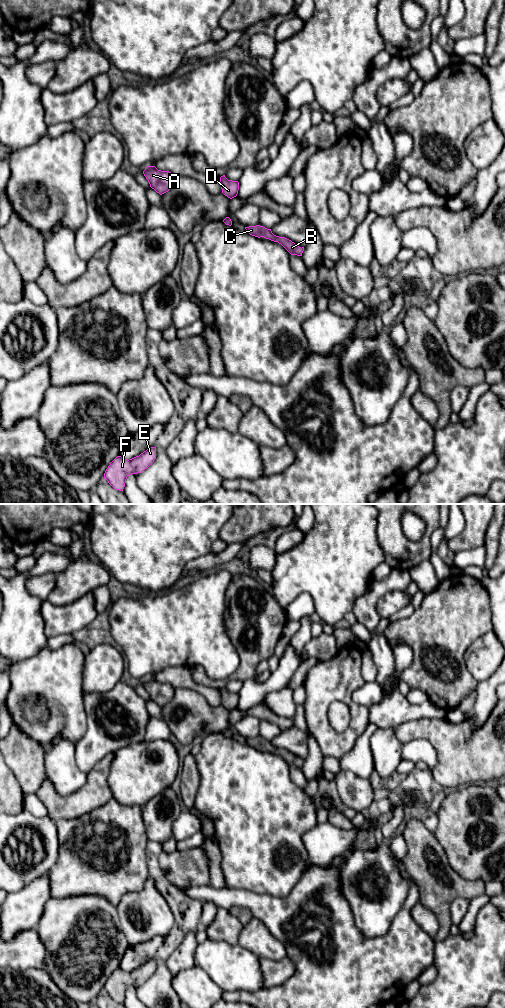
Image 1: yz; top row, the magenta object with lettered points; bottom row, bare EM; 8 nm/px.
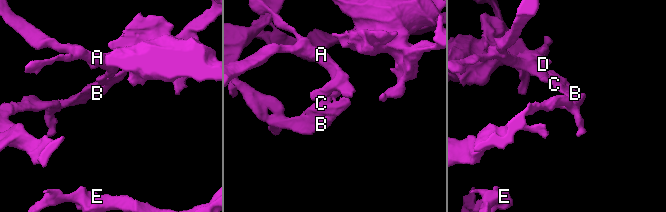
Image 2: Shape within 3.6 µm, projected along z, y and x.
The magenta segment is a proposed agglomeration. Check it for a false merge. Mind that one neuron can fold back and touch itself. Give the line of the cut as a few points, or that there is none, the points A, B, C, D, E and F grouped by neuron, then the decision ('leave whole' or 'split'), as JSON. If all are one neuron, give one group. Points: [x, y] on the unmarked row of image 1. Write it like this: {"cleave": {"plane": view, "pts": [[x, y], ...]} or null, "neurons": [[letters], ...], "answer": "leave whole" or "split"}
{"cleave": null, "neurons": [["A", "B", "C", "D", "E", "F"]], "answer": "leave whole"}

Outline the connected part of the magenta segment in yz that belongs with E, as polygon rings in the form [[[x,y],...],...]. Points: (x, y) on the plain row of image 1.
[[[151,959],[132,971],[117,968],[104,985],[104,991],[116,1002],[123,1003],[126,991],[131,986],[141,985],[156,971],[156,959]]]

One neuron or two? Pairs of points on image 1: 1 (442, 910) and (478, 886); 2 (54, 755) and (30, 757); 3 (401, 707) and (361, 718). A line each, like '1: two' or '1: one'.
1: one
2: two
3: two

